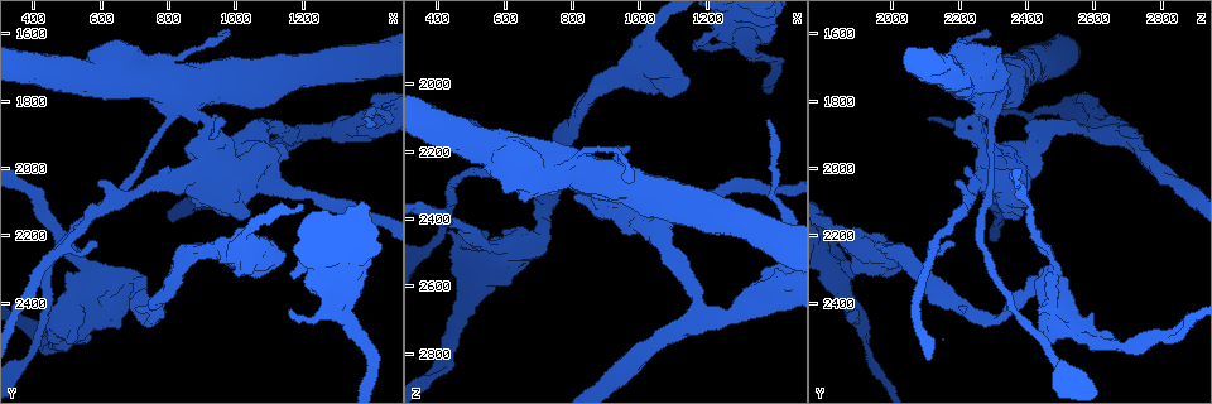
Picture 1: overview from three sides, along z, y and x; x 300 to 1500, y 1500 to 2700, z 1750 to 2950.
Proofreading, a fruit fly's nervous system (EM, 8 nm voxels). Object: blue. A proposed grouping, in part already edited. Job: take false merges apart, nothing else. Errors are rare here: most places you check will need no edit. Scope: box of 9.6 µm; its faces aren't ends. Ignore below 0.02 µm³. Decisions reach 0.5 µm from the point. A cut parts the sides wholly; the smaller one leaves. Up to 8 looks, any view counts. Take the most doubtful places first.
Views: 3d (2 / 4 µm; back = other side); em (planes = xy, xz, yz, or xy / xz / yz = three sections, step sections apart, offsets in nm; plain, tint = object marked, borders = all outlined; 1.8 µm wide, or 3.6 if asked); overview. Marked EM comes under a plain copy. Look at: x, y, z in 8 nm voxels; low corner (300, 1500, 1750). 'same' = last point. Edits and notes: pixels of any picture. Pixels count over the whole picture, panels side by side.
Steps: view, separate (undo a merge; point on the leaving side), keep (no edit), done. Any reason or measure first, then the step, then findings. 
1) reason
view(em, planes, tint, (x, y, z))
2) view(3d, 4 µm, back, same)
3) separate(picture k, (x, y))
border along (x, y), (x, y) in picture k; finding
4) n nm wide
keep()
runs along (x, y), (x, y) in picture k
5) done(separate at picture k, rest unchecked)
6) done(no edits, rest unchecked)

calibre changes
view(3d, 4 µm, back, (830, 1830, 2290))

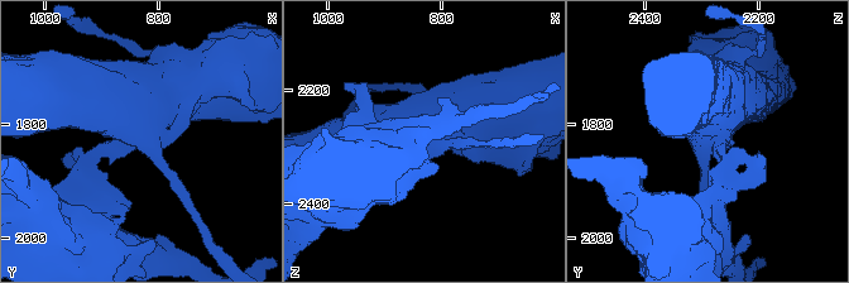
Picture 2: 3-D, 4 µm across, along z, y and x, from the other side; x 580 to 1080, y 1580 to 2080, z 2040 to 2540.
now the EM
view(em, 3.6 µm, xz, step 8, tint, (820, 1830, 2290))

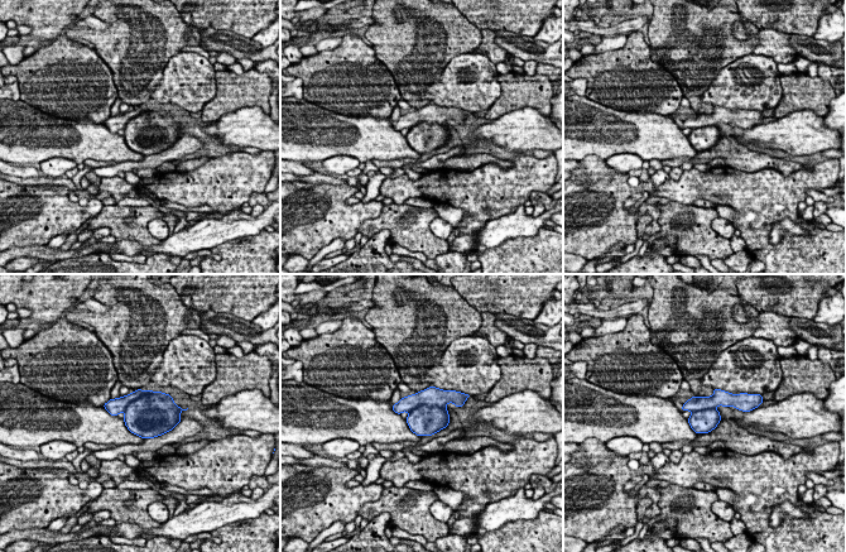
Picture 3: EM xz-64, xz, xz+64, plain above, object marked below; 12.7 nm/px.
view(em, 3.6 µm, planes, tint, same)

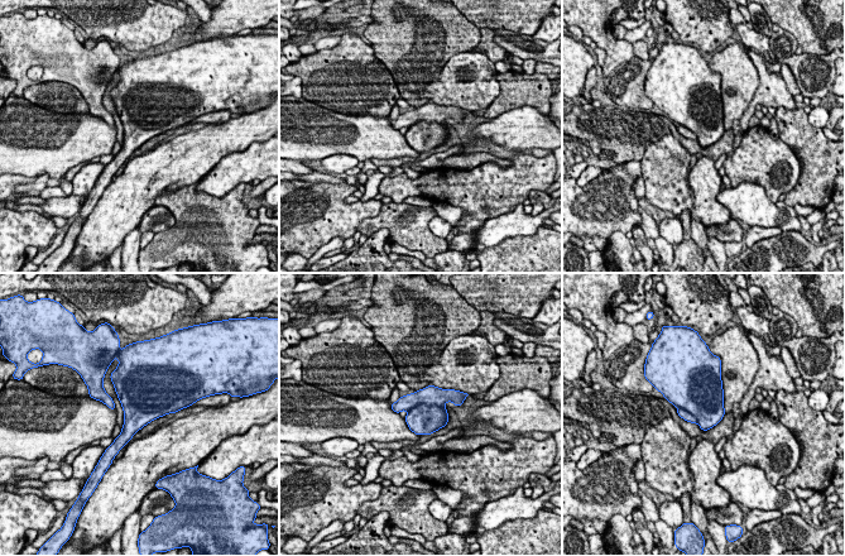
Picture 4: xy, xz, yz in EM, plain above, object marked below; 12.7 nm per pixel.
separate(picture 4, (422, 420))
a second cell is stuck on

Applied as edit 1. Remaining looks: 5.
sharp bend
view(3d, 4 µm, (620, 2340, 2470))

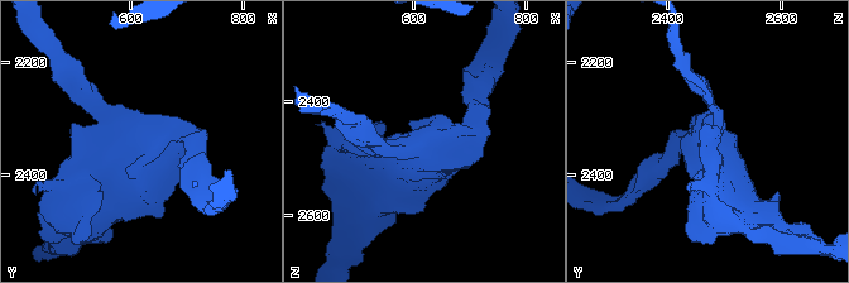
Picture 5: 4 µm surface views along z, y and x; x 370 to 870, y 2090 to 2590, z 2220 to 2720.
need the tissue
view(em, xz, step 4, tint, (625, 2340, 2470))

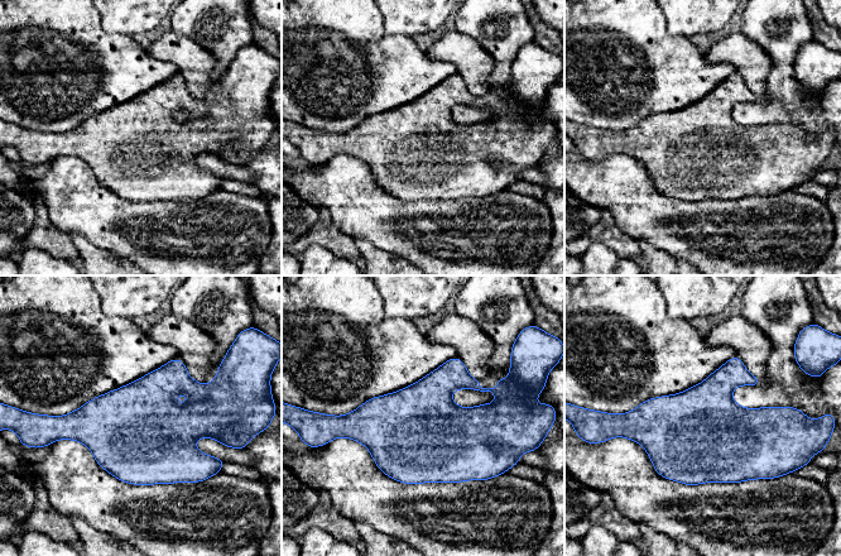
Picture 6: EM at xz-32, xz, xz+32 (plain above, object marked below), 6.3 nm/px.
view(em, planes, tint, same)

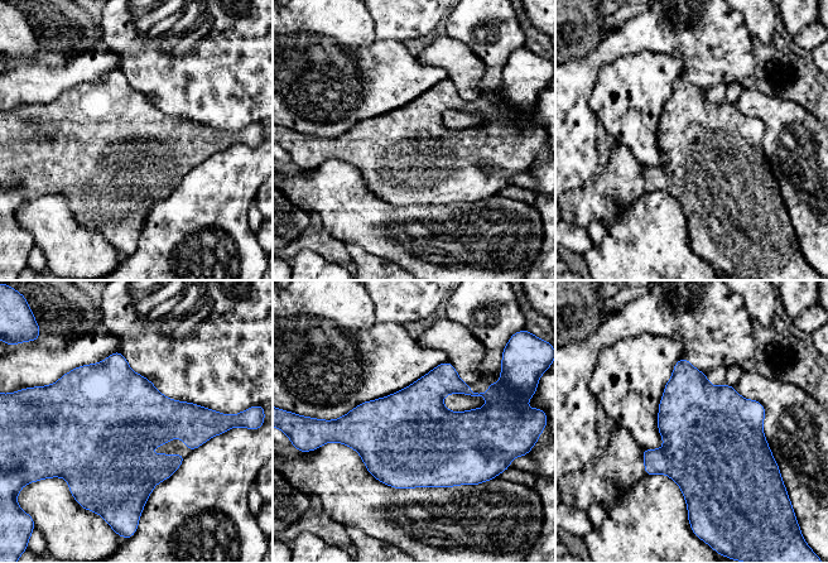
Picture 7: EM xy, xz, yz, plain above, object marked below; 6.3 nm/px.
keep()
continuous, no second cell

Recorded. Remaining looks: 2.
calibre changes
view(3d, 4 µm, (1000, 2120, 2350))

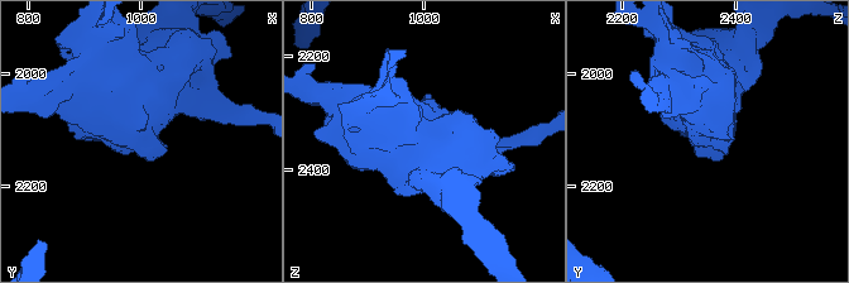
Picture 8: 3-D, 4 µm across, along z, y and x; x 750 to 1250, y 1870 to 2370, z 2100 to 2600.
view(em, 3.6 µm, planes, tint, (1005, 2120, 2360))

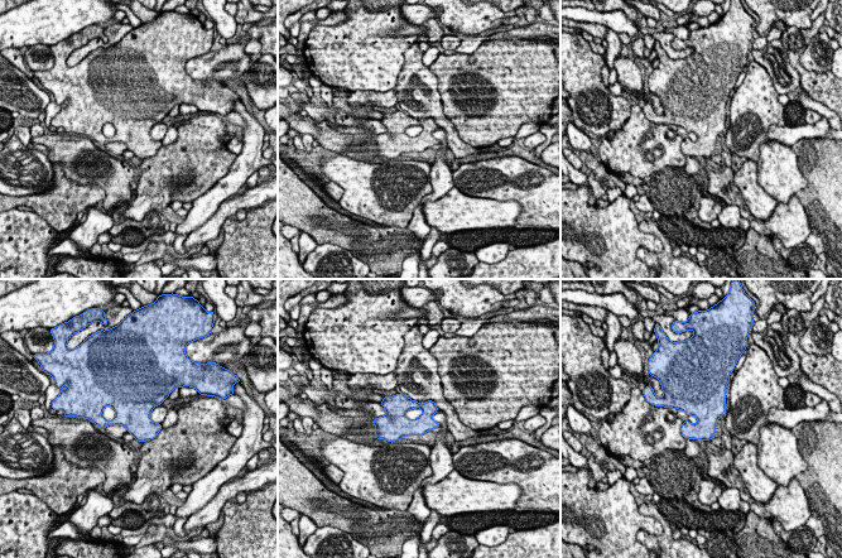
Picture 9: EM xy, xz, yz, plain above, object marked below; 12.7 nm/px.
220 nm wide
keep()
all the same cell

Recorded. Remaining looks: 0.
done(separate at picture 4, rest unchecked)

